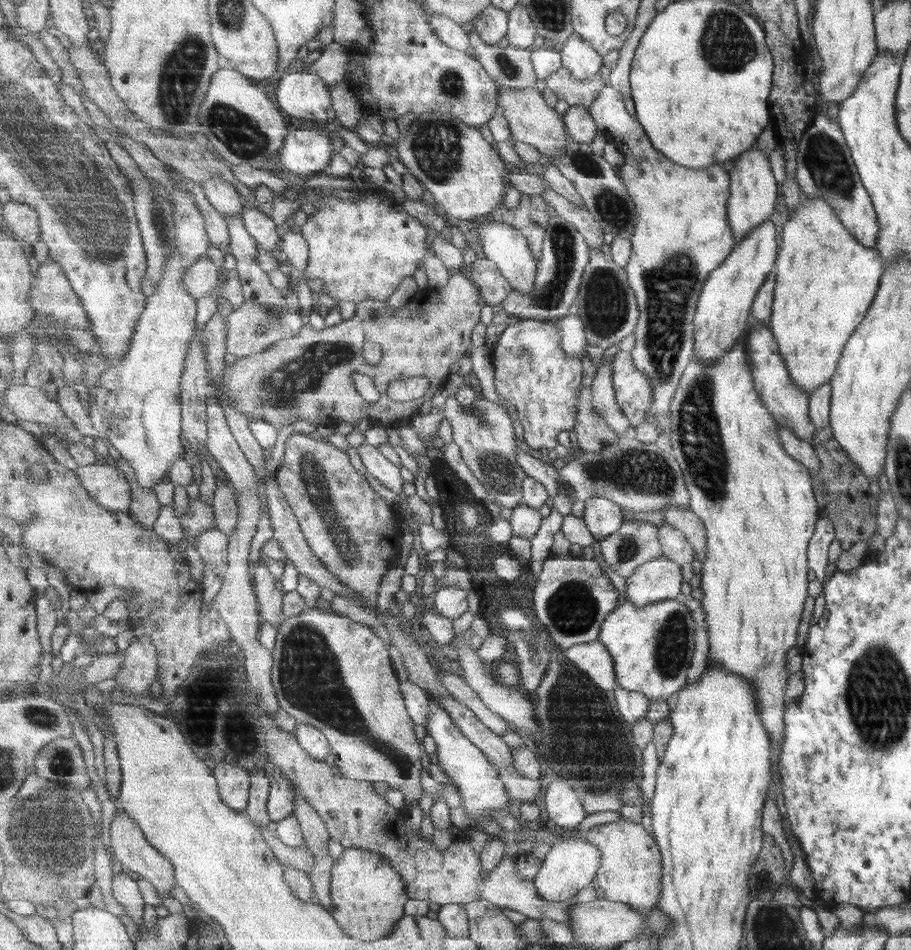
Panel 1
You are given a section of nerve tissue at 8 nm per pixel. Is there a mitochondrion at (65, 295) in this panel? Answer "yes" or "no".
no

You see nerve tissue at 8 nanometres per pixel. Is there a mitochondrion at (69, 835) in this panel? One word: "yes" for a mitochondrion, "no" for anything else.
yes

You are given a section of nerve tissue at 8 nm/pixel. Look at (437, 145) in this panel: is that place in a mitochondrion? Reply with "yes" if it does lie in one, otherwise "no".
yes

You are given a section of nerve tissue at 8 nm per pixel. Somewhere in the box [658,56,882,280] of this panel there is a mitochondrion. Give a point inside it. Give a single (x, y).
(825, 162)

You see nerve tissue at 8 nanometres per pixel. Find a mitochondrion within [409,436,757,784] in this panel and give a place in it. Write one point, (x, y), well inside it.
(639, 470)

